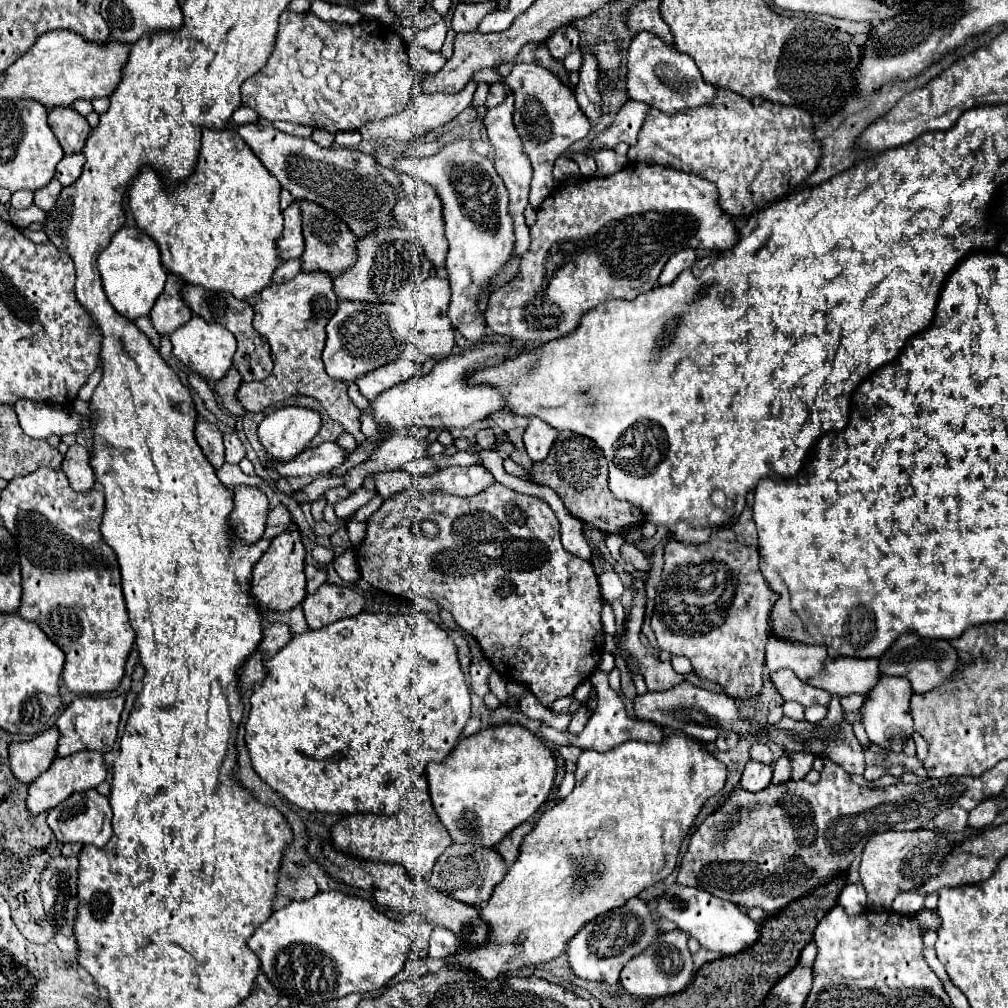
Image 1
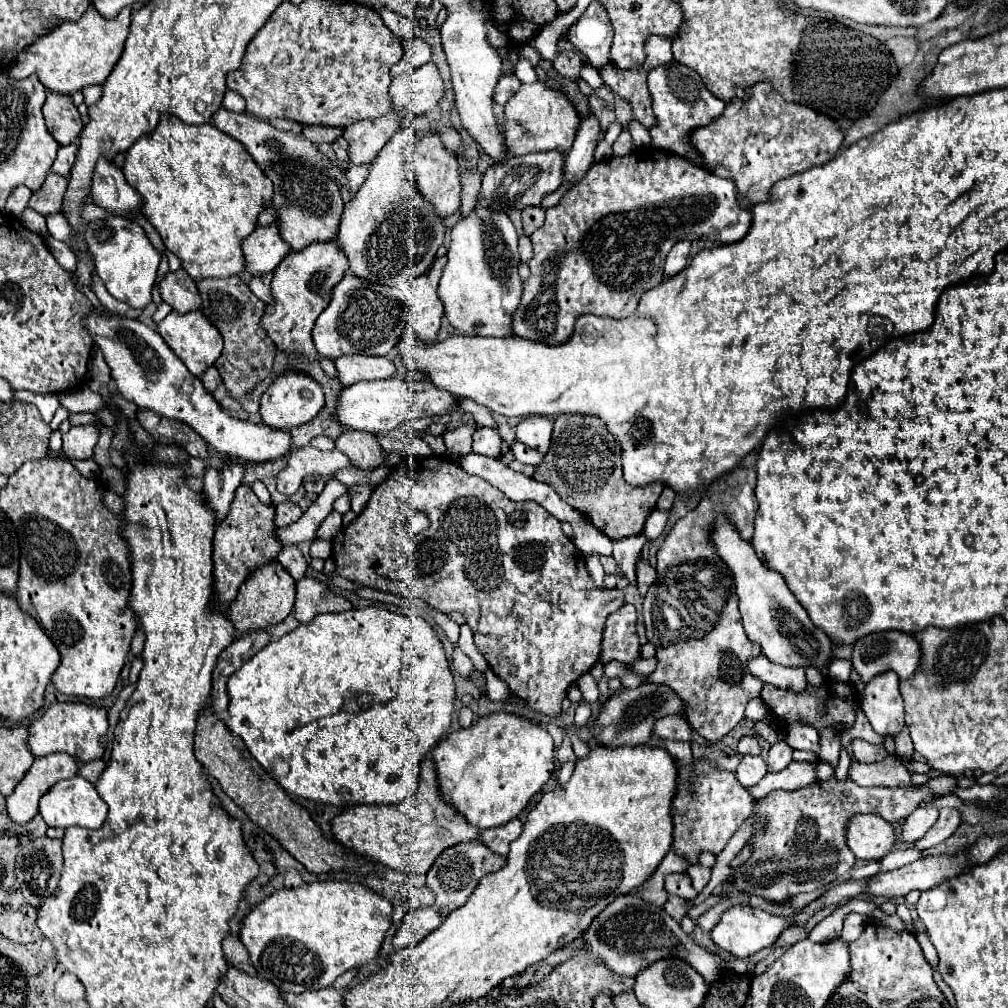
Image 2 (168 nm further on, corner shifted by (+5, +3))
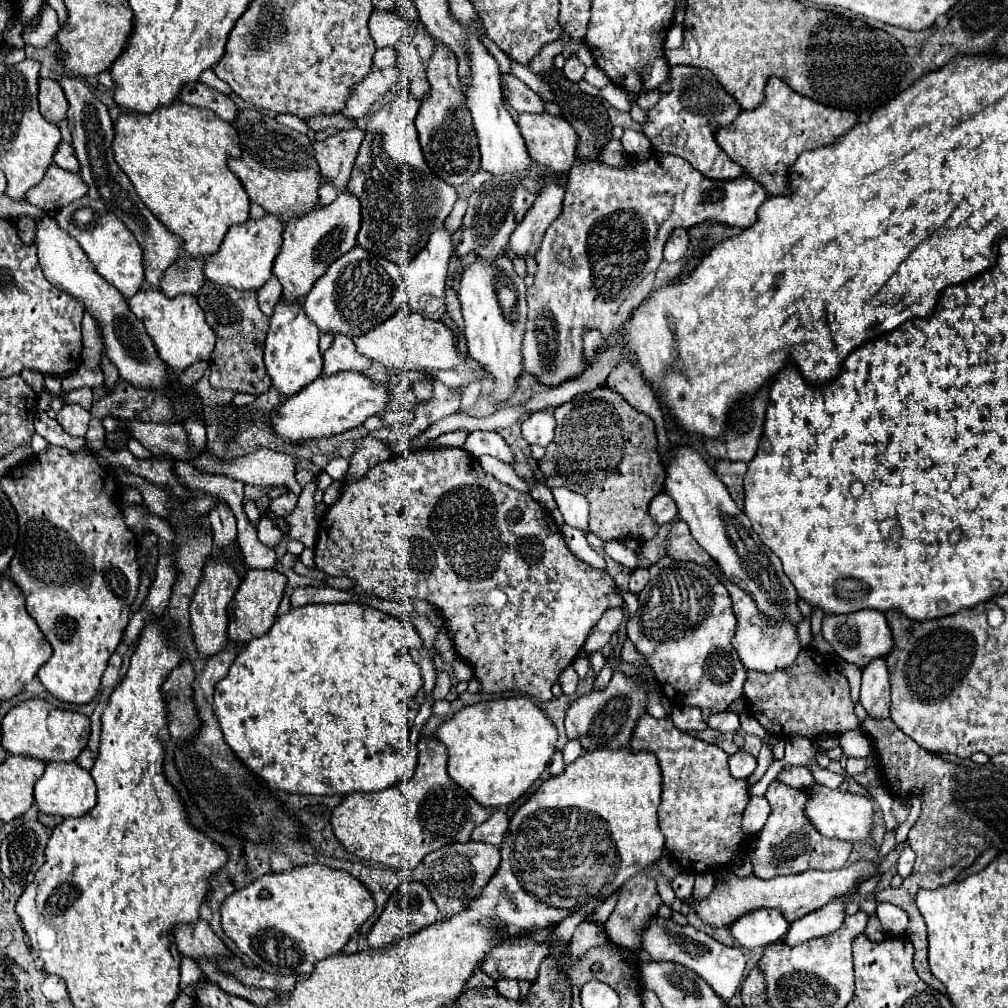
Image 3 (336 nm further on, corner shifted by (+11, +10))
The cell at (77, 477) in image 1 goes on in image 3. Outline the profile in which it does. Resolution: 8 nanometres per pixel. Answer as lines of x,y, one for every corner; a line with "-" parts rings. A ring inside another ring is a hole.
63,405
63,409
57,413
57,421
59,425
65,429
65,433
73,435
73,437
83,437
89,425
89,411
85,411
81,405

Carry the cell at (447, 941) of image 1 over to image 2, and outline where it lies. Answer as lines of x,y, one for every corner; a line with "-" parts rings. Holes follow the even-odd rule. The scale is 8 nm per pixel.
417,908
405,916
403,926
393,938
395,948
409,948
423,942
435,928
439,928
443,918
433,908

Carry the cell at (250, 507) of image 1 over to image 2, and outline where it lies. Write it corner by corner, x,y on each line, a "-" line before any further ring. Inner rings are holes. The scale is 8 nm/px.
239,486
231,502
229,514
217,526
213,536
213,564
215,564
215,592
219,608
229,608
235,600
239,586
247,578
249,570
267,564
281,550
279,542
273,538
273,506
263,504
251,490
251,486

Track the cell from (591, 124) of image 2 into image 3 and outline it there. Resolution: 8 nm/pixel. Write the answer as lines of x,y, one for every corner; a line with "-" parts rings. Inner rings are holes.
549,185
549,189
545,189
545,193
541,193
541,197
535,199
533,207
509,239
509,251
513,257
525,259
533,257
539,251
547,227
557,219
557,215
563,209
563,197
565,189

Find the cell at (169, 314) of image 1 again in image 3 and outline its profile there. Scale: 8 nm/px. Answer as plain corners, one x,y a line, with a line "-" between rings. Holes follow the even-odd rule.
183,257
173,263
159,281
159,289
169,295
177,297
181,293
197,293
205,283
205,257

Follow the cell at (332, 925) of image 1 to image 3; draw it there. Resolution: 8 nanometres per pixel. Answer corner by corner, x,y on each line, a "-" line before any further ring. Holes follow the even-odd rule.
301,865
263,875
231,893
221,905
221,923
227,937
237,943
257,969
307,977
315,961
337,955
373,911
371,893
349,873
323,865

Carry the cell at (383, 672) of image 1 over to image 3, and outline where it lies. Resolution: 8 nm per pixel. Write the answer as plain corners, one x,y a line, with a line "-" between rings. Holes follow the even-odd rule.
325,603
325,605
303,605
291,609
289,613
277,617
273,627
265,637
249,641
235,661
229,667
225,679
215,685
215,699
213,699
213,713
219,721
223,731
225,743
237,755
237,759
249,767
257,777
261,777
273,791
287,791
287,793
307,793
307,795
347,795
353,791
381,791
387,785
401,783
415,773
417,767
417,741
421,727
431,717
433,697
431,691
435,687
437,671
429,653
423,647
421,637
417,631
403,623
397,617
391,617
371,605
363,603

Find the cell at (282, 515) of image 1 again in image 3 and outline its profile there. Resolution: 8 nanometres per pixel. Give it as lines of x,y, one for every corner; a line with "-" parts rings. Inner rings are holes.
285,493
281,497
277,497
275,501
271,501
271,509
279,515
279,517
287,517
297,505
297,495
295,493

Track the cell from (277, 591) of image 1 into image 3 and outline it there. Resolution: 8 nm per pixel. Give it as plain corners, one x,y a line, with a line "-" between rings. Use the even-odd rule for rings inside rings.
249,569
233,601
228,605
227,635
229,641
243,645
267,633
277,617
277,607
281,603
281,595
285,593
285,585
287,585
287,577
283,573
277,573
273,569

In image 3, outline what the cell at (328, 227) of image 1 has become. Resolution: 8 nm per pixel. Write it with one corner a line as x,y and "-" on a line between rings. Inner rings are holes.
257,107
239,109
233,125
239,133
239,147
243,153
237,159
229,159
227,165
241,179
249,199
283,221
315,209
321,177
317,177
317,161
313,161
313,147
307,135
277,123
273,113

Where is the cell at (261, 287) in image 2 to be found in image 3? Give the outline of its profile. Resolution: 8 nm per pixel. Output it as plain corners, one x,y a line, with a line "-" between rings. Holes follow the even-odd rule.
273,275
259,291
257,291
257,299
259,299
259,309
267,315
267,317
271,317
273,315
273,309
275,309
275,303
277,303
277,299
281,297
281,283
279,283
279,279

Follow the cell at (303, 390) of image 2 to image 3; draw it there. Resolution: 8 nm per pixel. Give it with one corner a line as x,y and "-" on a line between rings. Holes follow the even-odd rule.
283,297
275,305
275,313
269,319
269,331
267,331
267,347
265,347
265,367
273,381
273,387
281,391
281,395
293,395
297,389
303,389
309,385
309,381
317,379
321,375
321,353
319,353
319,329
317,325
307,317
301,303
285,303

